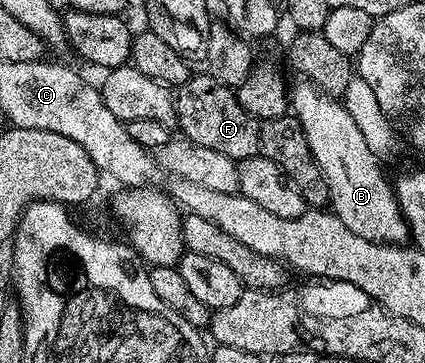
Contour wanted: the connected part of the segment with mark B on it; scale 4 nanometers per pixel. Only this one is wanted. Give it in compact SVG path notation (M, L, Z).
M299 80L296 83L296 86L292 85L289 90L289 106L294 118L299 121L305 132L305 140L309 144L311 155L314 156L321 176L329 188L330 209L341 220L341 224L349 228L349 232L354 232L357 236L365 236L365 240L384 244L406 243L409 238L407 221L403 219L392 179L390 177L387 179L383 175L383 170L379 167L380 159L369 148L369 144L365 144L365 136L361 136L361 128L357 128L357 120L349 116L347 107L338 97L318 90L312 82Z

